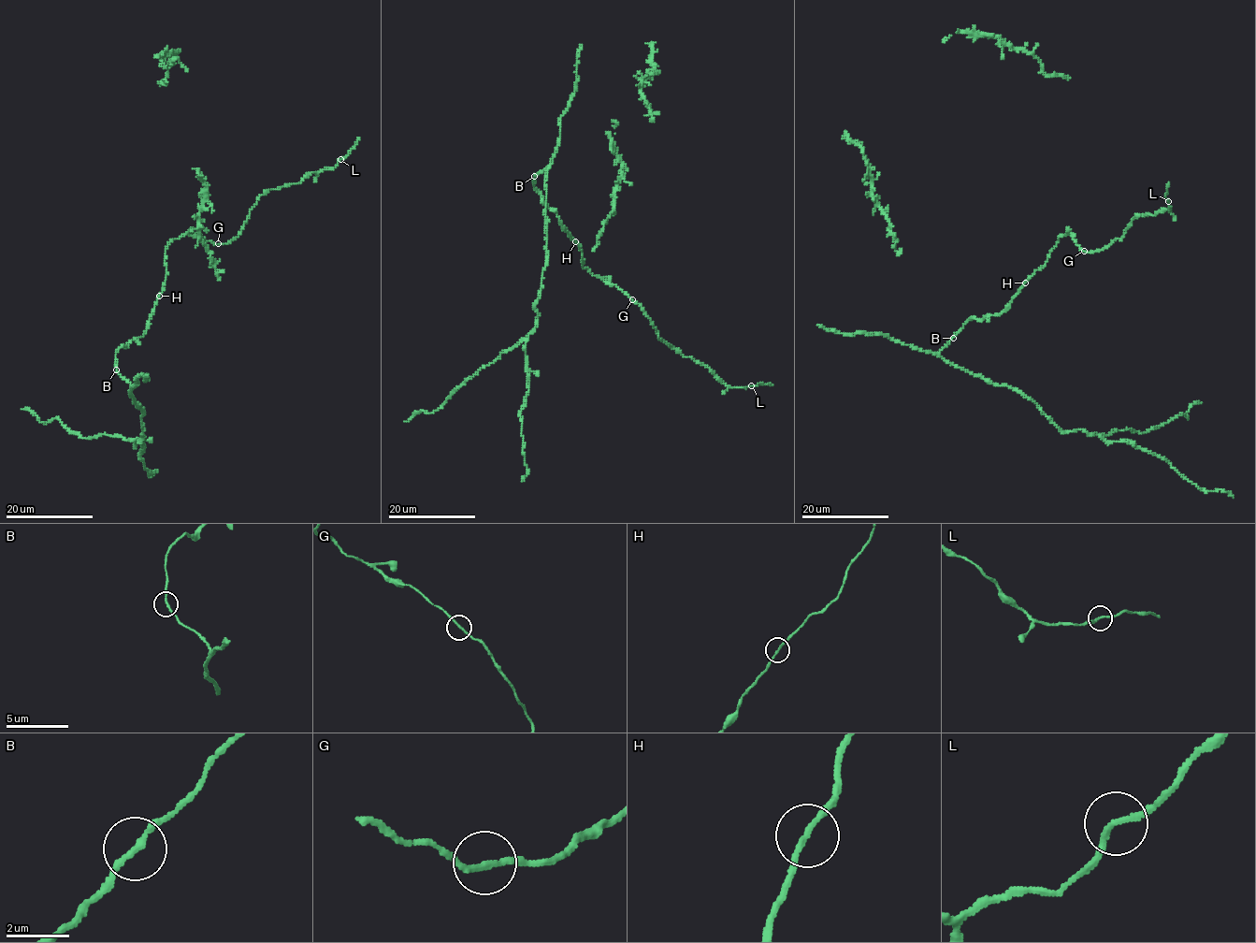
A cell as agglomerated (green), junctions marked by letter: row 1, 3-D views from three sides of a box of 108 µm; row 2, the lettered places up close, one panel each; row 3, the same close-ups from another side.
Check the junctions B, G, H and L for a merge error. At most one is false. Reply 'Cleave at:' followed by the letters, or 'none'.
Cleave at: L

